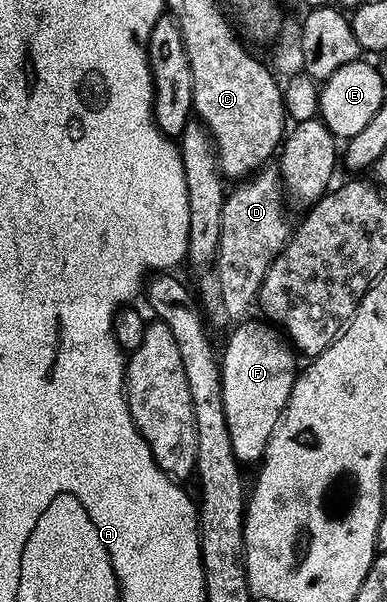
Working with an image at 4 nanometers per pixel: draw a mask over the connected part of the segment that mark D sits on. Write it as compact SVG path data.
M262 169L252 177L246 178L244 182L228 192L225 197L225 204L223 205L223 229L220 230L219 249L217 250L217 258L215 260L215 268L217 267L217 295L221 298L221 307L229 315L241 315L249 306L254 306L257 303L257 295L261 292L263 281L267 277L267 271L271 269L271 265L279 257L279 253L289 244L289 236L291 234L291 223L289 227L289 215L285 212L287 208L287 196L281 185L280 174L276 170Z

